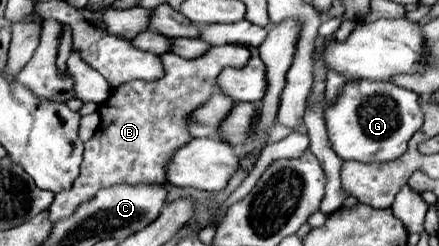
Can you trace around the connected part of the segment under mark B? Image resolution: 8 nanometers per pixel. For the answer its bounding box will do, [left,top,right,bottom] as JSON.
[49,44,249,222]

